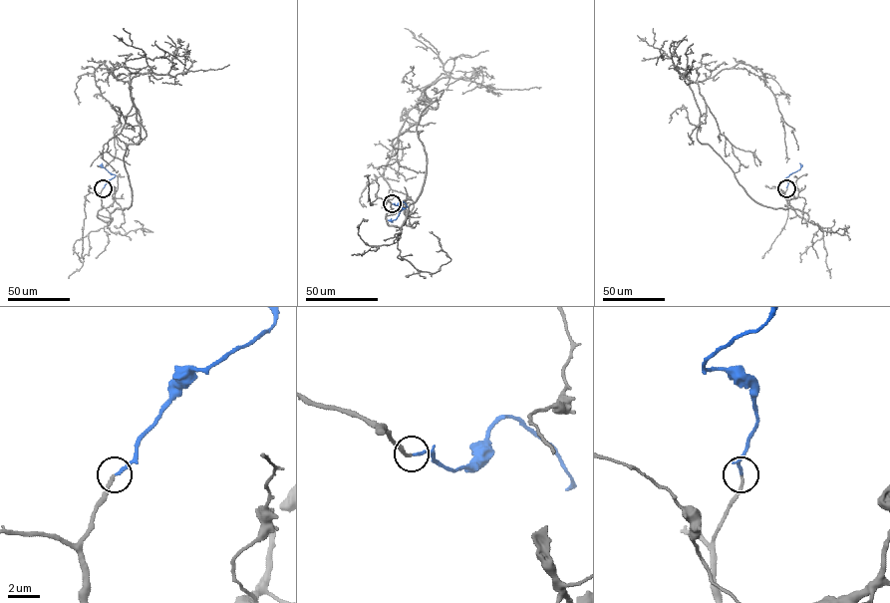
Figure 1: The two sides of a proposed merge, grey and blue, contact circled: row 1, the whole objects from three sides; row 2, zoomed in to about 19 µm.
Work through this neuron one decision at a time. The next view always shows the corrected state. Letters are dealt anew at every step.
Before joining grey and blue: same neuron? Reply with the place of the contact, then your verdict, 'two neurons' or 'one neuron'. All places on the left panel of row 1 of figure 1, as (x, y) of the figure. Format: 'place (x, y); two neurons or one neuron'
place (103, 188); one neuron

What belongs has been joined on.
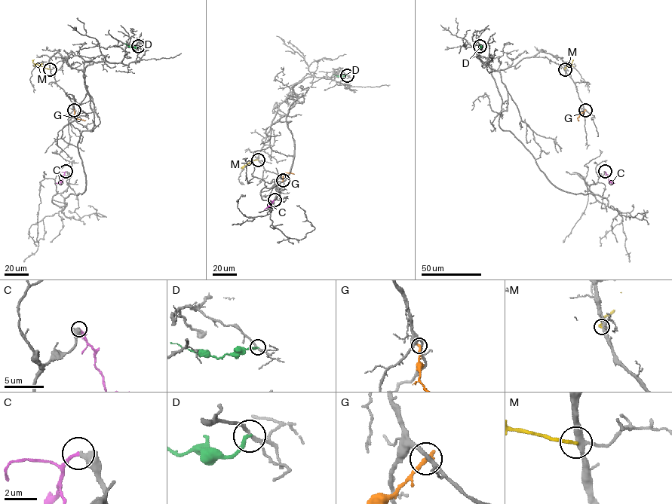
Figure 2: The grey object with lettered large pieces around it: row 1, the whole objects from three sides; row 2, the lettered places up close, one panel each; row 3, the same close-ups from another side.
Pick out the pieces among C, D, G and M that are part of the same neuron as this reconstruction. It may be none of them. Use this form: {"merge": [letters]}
{"merge": ["C"]}

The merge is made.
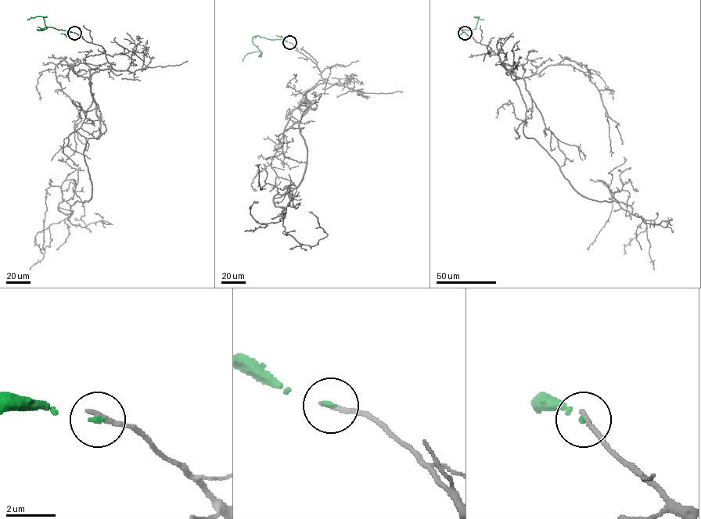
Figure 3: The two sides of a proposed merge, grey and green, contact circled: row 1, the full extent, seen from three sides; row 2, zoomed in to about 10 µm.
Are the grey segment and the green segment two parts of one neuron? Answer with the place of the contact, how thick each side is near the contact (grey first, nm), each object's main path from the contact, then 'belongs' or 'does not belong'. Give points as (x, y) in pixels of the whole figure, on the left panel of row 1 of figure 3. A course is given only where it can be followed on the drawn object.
at (74, 33); 200 nm thick on the grey side, 120 nm on the other; grey runs (74, 33), (111, 67), (90, 77), (91, 196), (63, 213), (61, 187), (48, 187), (44, 250); green runs (74, 33), (49, 26), (37, 30), (46, 29), (43, 18), (47, 16), (27, 19); does not belong

